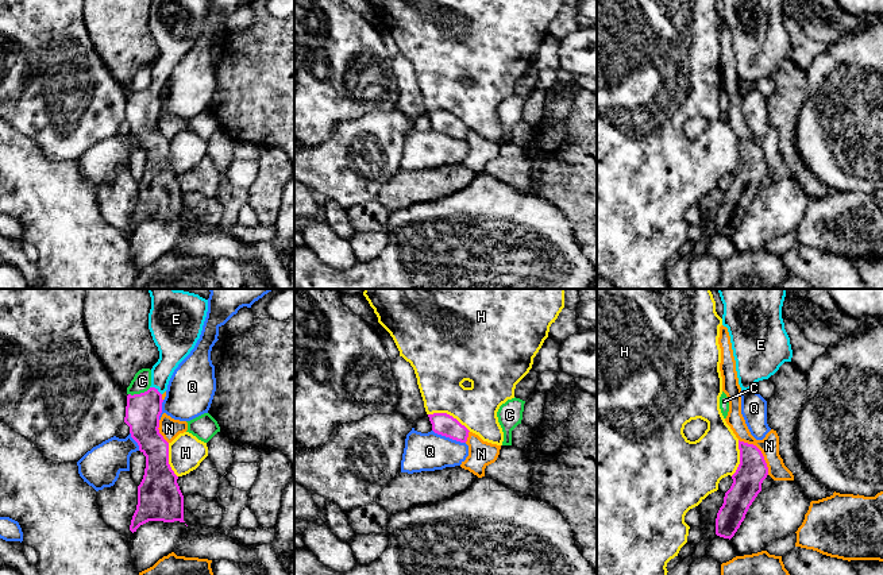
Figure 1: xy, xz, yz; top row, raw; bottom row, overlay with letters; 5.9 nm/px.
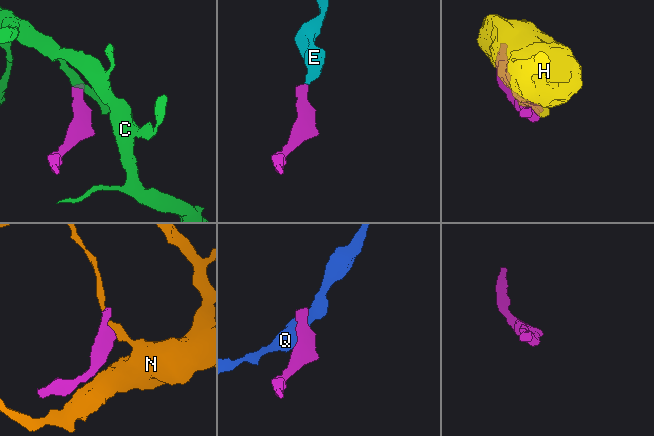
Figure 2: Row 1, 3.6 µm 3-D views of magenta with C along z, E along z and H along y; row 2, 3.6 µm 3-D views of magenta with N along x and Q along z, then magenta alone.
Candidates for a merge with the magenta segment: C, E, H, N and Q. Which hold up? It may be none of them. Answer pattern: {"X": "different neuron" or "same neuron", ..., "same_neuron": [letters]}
{"C": "different neuron", "E": "same neuron", "H": "different neuron", "N": "different neuron", "Q": "different neuron", "same_neuron": ["E"]}

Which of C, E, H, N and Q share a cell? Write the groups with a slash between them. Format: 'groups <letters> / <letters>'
groups C / E / H / N / Q

